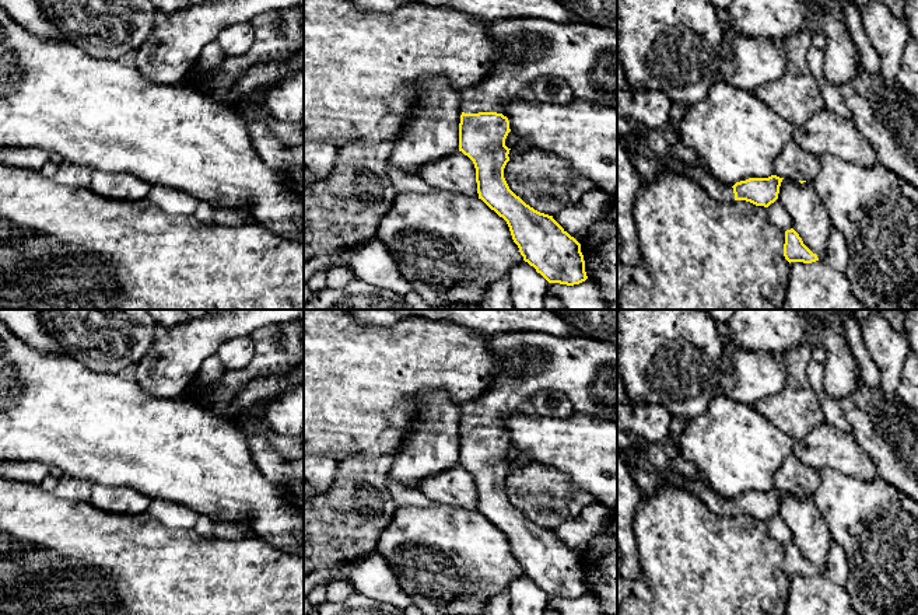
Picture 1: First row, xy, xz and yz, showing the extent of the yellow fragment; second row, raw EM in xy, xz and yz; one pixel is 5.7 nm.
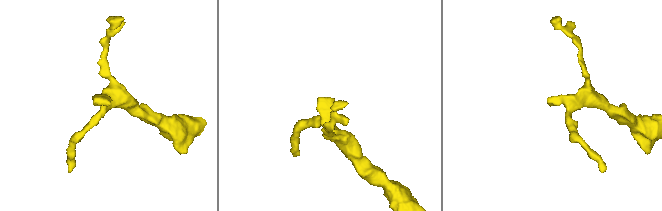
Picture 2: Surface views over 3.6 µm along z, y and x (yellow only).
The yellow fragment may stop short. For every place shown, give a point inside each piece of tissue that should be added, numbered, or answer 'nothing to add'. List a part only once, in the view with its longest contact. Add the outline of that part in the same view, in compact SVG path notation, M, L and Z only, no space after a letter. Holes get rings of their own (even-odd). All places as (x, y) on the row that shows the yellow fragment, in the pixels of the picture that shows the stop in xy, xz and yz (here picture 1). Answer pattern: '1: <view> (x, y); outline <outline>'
1: xz (584, 55); outline M518 17L484 21L498 56L491 73L462 92L465 113L502 113L507 104L544 76L563 78L575 98L612 105L617 109L617 31L584 21L554 22L543 18Z

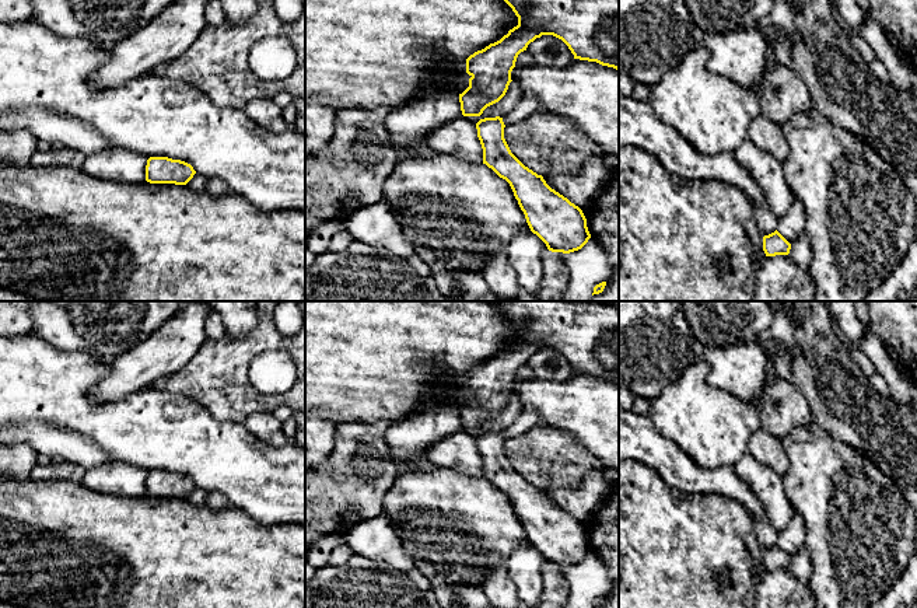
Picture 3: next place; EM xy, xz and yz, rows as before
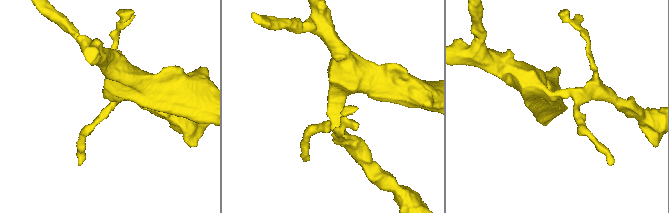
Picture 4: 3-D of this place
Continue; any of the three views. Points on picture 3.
nothing to add

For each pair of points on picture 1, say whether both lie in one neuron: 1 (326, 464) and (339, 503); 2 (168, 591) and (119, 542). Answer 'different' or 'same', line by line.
1: different
2: same

